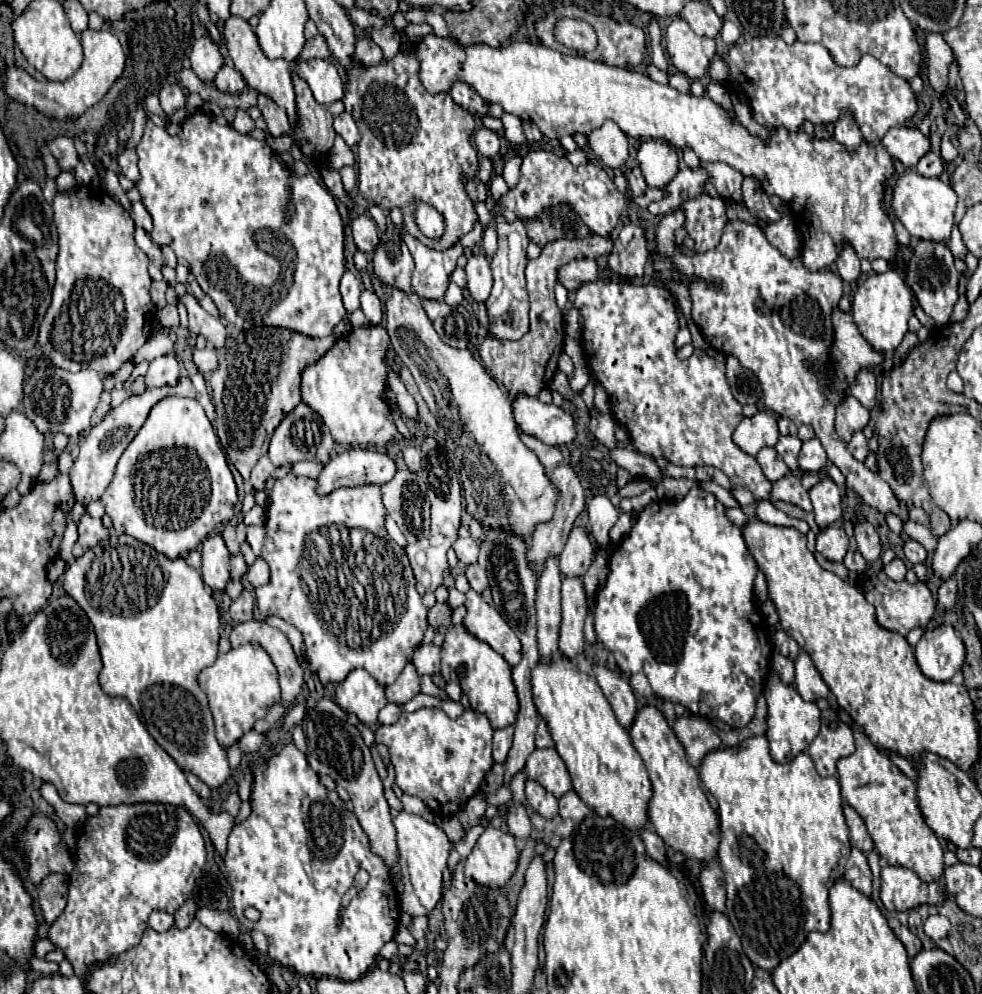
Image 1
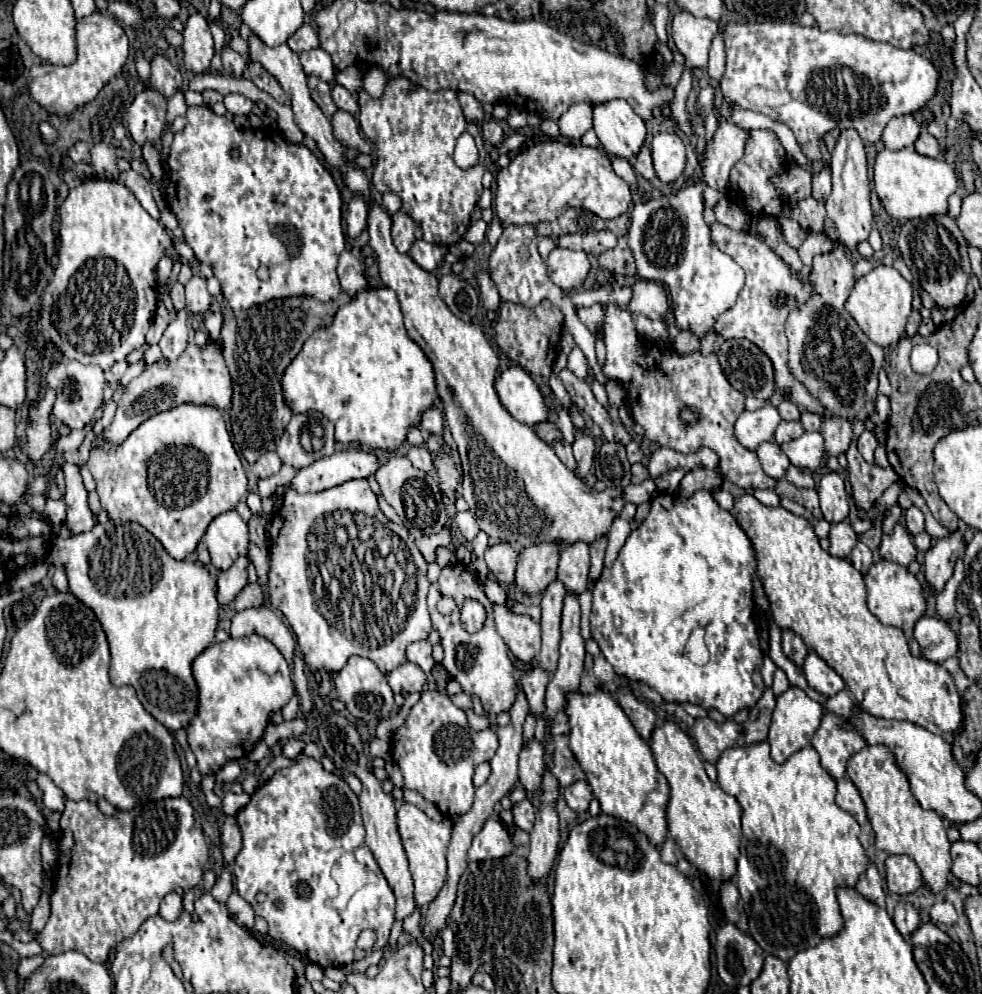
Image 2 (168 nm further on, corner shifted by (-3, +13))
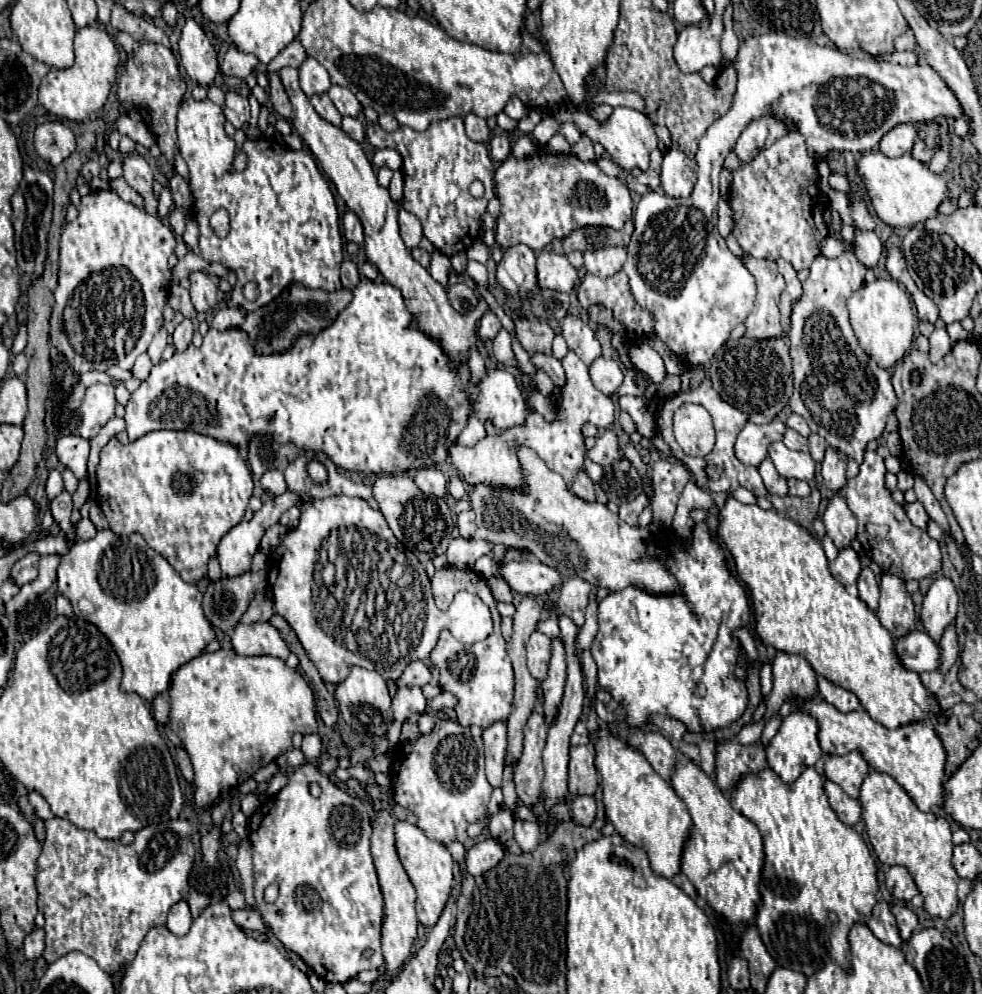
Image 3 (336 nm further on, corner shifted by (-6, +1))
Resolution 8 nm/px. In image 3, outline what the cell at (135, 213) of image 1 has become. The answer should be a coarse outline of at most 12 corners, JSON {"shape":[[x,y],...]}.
{"shape":[[139,153],[123,157],[123,179],[143,195],[157,215],[153,171]]}

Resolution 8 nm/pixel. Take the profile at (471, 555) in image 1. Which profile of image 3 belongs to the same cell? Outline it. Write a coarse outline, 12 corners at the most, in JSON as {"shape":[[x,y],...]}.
{"shape":[[473,509],[457,515],[461,537],[471,539],[475,535]]}

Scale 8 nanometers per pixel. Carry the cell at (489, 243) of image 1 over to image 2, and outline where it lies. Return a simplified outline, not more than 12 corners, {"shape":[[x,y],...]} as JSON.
{"shape":[[498,217],[492,219],[486,231],[488,243],[494,247],[502,235]]}

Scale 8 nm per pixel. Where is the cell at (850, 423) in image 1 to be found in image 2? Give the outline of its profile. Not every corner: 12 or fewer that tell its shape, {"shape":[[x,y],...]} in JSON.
{"shape":[[824,419],[826,453],[840,455],[852,443],[852,421]]}

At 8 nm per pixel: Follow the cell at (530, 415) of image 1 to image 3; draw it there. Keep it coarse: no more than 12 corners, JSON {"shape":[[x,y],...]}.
{"shape":[[361,277],[317,337],[211,327],[151,369],[129,441],[195,431],[345,471],[443,465],[469,417],[525,421],[513,373],[451,367]]}

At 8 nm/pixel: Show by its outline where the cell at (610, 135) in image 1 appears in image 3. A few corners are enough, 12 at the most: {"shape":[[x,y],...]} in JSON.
{"shape":[[573,103],[553,117],[599,141],[621,169],[645,171],[657,149],[653,121],[615,107],[605,123]]}

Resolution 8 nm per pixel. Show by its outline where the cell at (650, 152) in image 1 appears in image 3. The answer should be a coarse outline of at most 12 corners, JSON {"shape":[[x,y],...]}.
{"shape":[[679,149],[661,163],[661,187],[669,197],[689,197],[697,165]]}

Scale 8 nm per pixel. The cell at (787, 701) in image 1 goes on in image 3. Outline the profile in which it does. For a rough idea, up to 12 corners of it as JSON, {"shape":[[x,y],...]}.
{"shape":[[793,711],[767,745],[769,767],[791,783],[823,755],[817,721]]}

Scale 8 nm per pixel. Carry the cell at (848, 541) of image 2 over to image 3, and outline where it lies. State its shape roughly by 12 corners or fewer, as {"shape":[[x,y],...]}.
{"shape":[[851,547],[841,549],[829,569],[839,583],[853,587],[861,563]]}

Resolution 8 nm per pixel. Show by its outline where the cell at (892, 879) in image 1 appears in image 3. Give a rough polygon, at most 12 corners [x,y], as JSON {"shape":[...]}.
{"shape":[[889,867],[885,885],[901,901],[919,893],[905,867]]}

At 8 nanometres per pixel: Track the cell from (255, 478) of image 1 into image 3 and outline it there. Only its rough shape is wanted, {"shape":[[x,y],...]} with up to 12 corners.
{"shape":[[267,471],[261,487],[271,495],[287,491],[281,471]]}

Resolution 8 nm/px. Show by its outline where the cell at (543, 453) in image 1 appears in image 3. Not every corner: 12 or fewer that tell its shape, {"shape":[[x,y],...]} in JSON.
{"shape":[[587,473],[577,475],[571,491],[585,501],[595,501]]}

